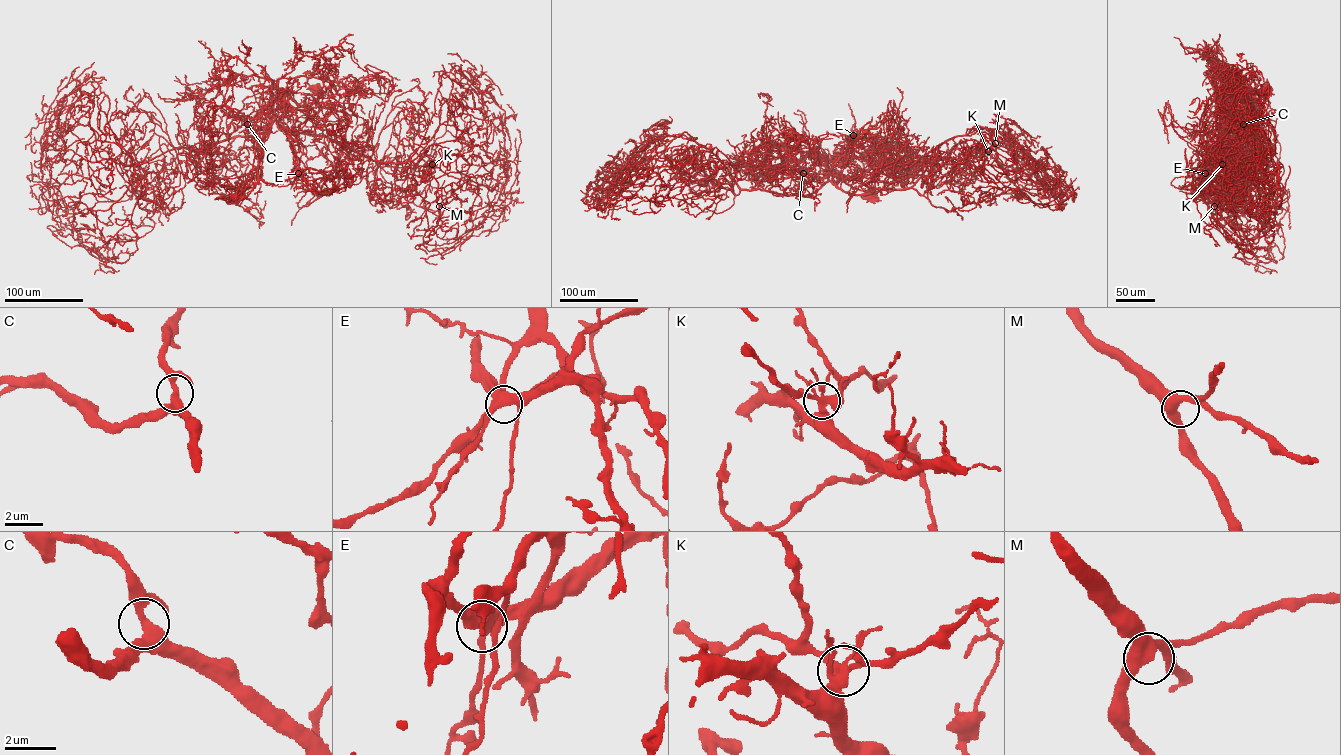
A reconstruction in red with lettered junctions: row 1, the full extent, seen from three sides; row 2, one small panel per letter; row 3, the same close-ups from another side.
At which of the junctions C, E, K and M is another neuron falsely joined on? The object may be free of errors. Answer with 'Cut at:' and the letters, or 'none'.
Cut at: K

